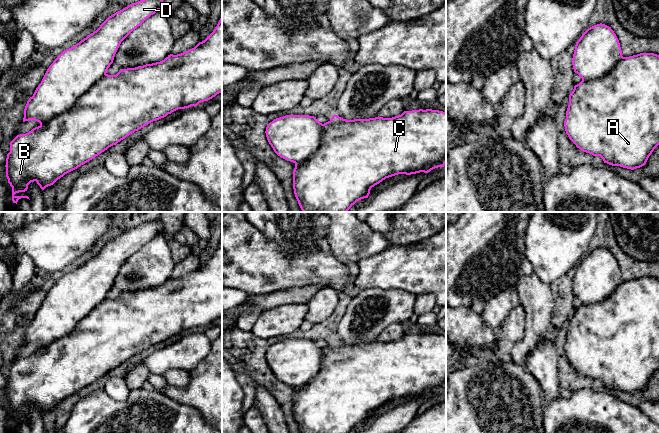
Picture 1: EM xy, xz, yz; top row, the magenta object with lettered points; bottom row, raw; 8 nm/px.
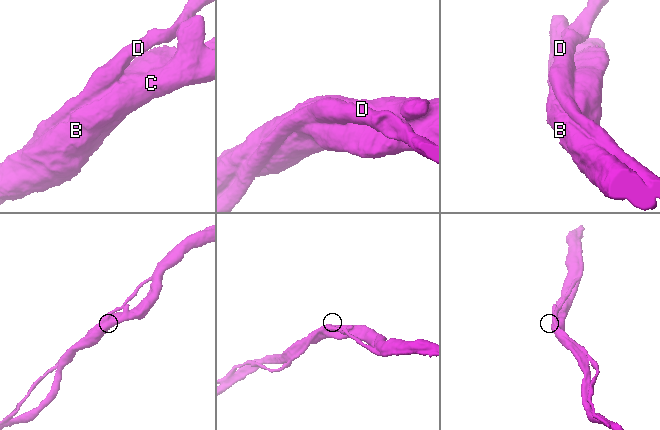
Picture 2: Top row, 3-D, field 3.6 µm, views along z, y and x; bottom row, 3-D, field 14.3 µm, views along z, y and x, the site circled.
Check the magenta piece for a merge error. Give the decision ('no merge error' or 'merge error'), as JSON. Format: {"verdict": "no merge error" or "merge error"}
{"verdict": "no merge error"}

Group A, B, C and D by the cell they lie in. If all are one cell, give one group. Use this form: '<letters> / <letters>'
A B C D

